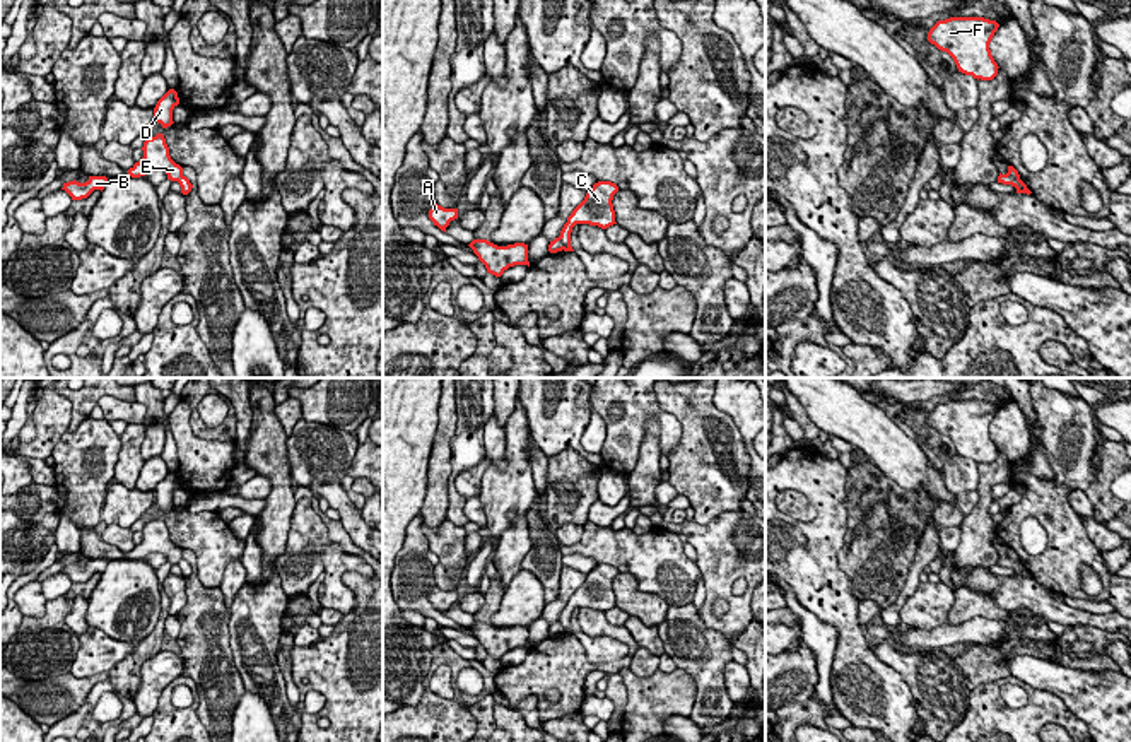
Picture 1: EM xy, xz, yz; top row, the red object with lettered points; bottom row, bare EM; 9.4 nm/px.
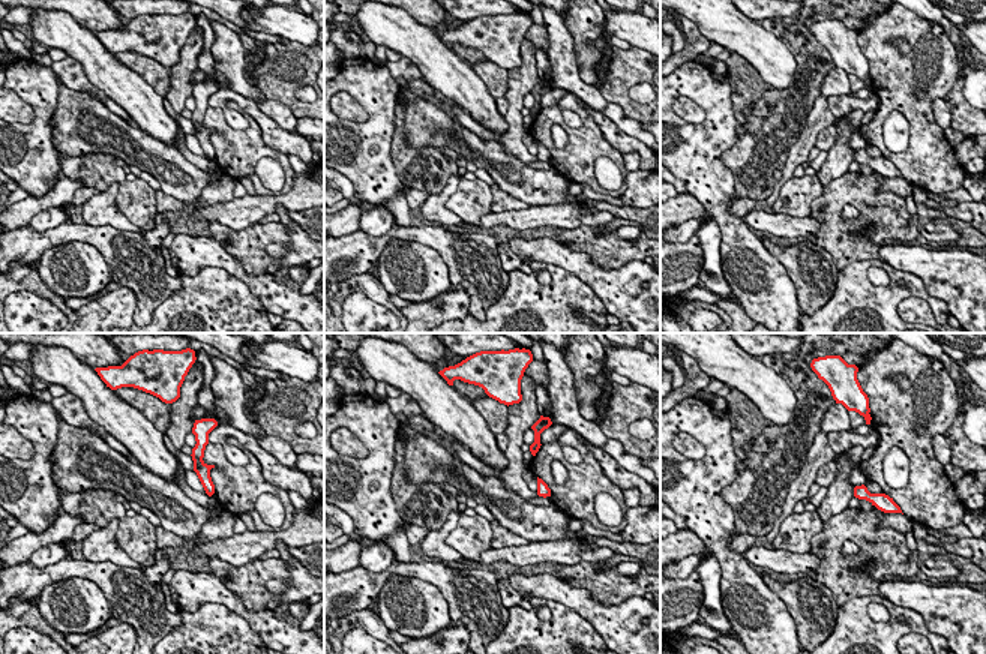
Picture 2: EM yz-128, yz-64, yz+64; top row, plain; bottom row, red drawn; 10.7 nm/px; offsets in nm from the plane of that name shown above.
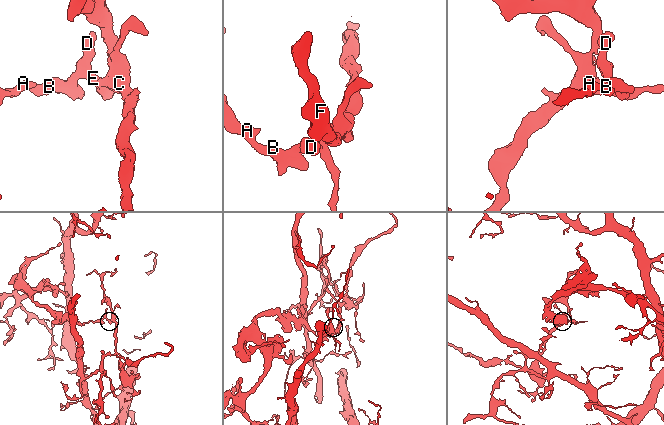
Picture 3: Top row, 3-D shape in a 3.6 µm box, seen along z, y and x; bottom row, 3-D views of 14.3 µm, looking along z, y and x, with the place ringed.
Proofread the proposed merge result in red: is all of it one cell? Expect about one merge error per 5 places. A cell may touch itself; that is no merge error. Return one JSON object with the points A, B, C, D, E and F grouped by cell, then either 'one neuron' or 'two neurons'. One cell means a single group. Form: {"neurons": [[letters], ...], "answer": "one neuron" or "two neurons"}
{"neurons": [["A", "B", "D", "E"], ["C", "F"]], "answer": "two neurons"}

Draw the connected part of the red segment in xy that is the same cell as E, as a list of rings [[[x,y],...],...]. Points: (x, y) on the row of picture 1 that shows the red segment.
[[[162,133],[147,138],[142,150],[144,157],[128,169],[132,178],[145,176],[150,169],[164,171],[171,181],[178,181],[183,176],[183,168],[171,159],[169,147]]]

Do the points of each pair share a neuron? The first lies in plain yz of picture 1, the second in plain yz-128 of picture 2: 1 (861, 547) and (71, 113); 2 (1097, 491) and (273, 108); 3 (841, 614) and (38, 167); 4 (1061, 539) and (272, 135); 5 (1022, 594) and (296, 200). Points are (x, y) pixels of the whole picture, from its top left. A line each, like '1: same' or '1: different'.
1: different
2: different
3: same
4: different
5: different

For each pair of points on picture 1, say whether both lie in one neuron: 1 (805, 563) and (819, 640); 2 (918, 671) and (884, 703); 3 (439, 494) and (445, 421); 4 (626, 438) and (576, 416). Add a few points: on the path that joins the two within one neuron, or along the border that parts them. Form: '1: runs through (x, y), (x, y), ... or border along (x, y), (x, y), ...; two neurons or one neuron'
1: border along (788, 585), (807, 609), (836, 630), (836, 650); two neurons
2: border along (875, 655), (899, 674), (909, 689), (920, 717); two neurons
3: runs through (439, 476), (441, 440); one neuron
4: border along (591, 395), (590, 406); two neurons

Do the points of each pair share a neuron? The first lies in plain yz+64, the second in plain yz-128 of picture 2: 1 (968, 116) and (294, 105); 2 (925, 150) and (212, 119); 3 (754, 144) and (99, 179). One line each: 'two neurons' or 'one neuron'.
1: one neuron
2: one neuron
3: one neuron

